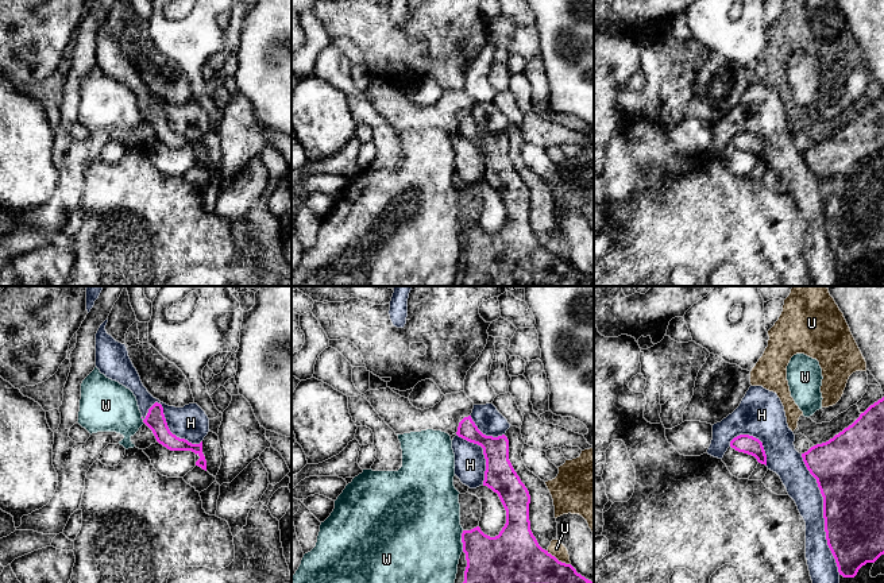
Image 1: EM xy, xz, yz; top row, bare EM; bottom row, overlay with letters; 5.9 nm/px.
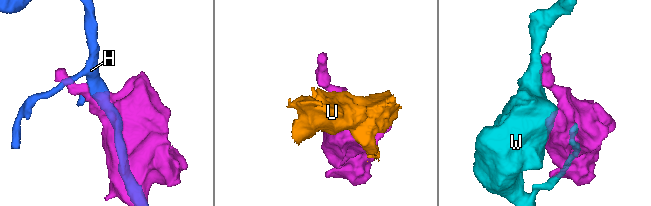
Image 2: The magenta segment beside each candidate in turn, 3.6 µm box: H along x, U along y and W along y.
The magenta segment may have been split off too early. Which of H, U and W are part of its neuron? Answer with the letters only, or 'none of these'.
none of these

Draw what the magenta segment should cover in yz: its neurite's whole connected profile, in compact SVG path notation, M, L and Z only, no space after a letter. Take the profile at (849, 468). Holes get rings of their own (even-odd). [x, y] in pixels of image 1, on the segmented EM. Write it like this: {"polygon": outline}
{"polygon": "M884 397L826 443L802 453L810 474L817 479L823 497L823 518L827 545L844 578L854 578L866 563L884 555Z"}

